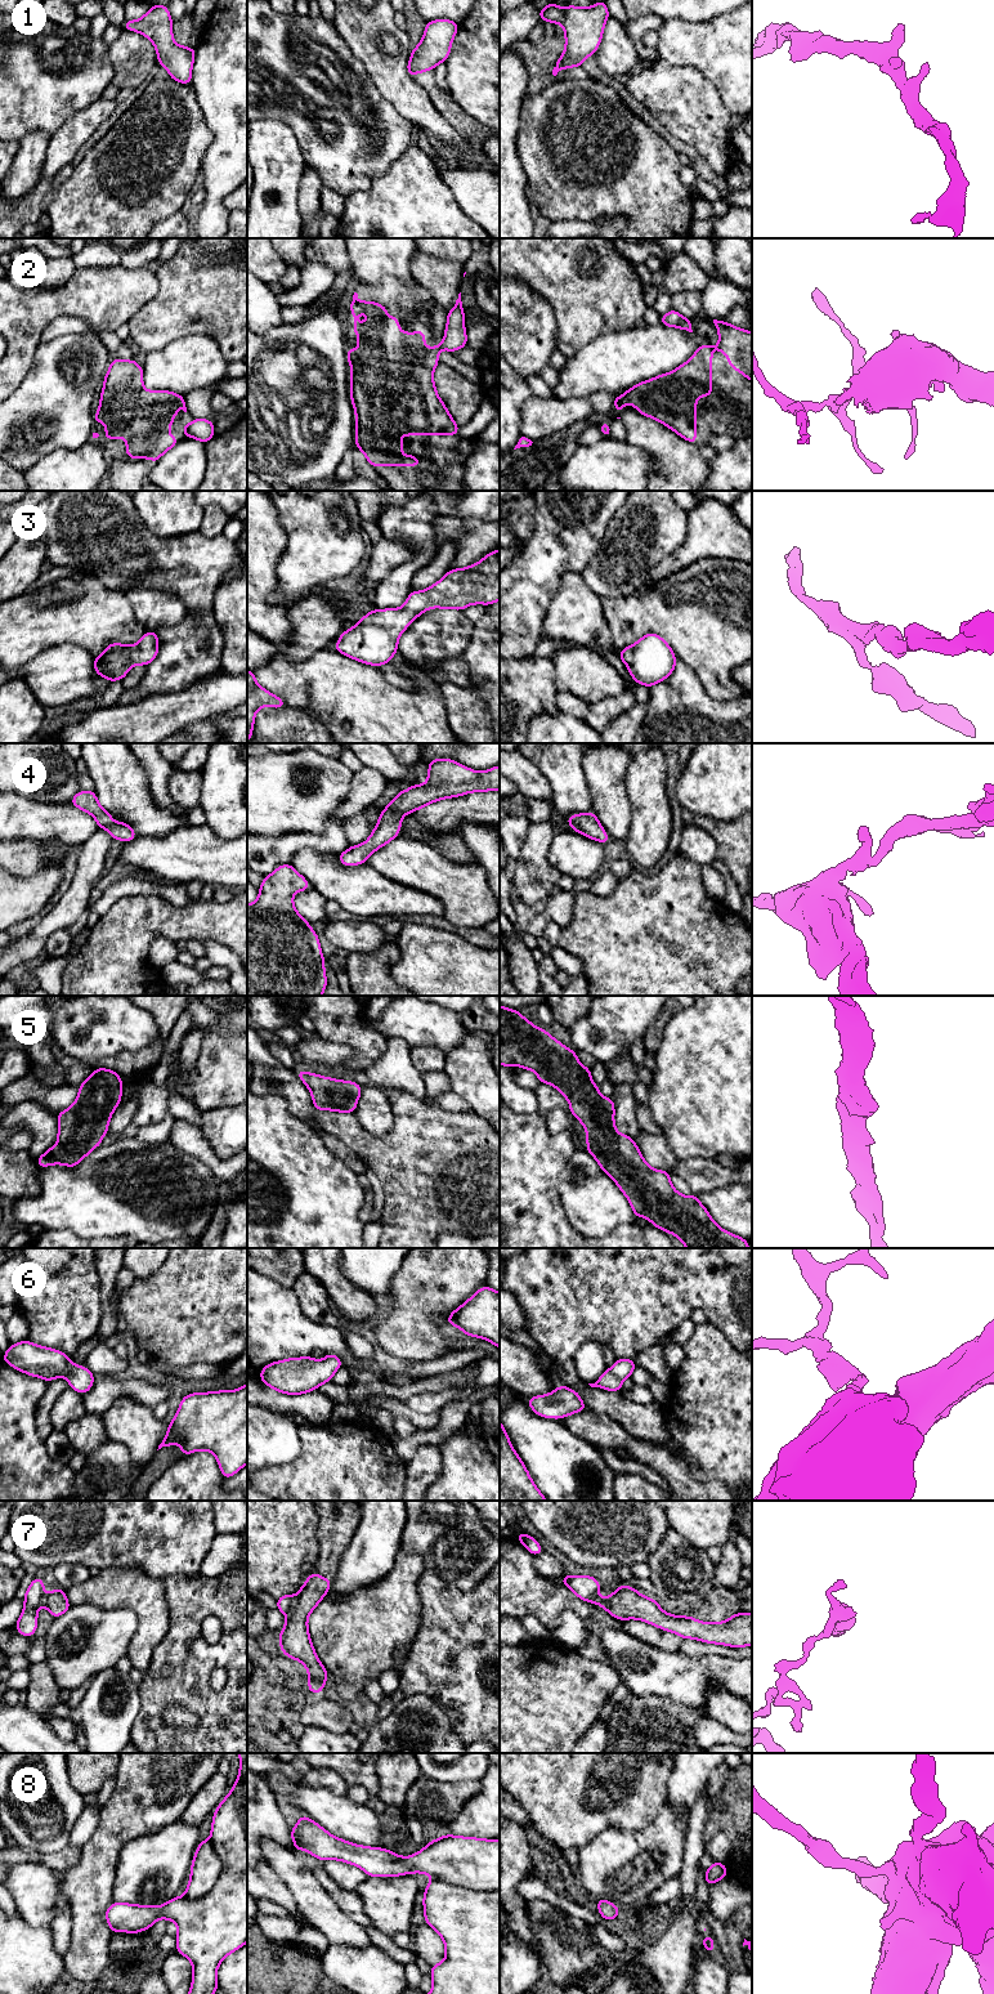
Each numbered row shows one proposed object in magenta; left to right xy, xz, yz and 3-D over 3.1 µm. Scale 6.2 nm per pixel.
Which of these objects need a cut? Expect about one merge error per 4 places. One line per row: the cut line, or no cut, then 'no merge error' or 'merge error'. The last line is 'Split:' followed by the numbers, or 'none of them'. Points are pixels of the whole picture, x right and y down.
1: no cut | no merge error
2: xz (440, 344), (443, 348) | merge error
3: no cut | no merge error
4: no cut | no merge error
5: no cut | no merge error
6: no cut | no merge error
7: xz (296, 1596), (287, 1615) | merge error
8: no cut | no merge error
Split: 2, 7

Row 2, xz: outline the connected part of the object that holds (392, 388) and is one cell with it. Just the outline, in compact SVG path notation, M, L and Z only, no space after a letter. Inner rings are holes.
M354 292L353 301L349 307L349 310L353 313L353 331L358 335L358 350L354 352L352 348L346 348L348 363L352 366L353 371L350 374L350 398L353 408L355 411L355 447L359 448L367 461L375 466L420 466L421 460L412 455L402 455L399 451L403 448L403 442L399 439L402 435L458 435L458 425L452 419L448 412L444 402L439 398L436 388L433 379L433 372L439 363L438 354L443 349L443 345L439 343L434 348L425 347L425 331L421 328L418 332L402 332L399 330L399 318L398 317L386 317L385 313L389 310L388 307L381 307L377 301L359 301L358 294ZM366 312L368 319L359 326L358 314Z

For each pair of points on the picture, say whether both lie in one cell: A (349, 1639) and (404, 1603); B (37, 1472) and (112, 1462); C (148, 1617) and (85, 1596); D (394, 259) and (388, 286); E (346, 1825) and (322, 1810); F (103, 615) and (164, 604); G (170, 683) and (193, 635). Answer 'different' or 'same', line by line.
A: same
B: different
C: same
D: different
E: same
F: different
G: same

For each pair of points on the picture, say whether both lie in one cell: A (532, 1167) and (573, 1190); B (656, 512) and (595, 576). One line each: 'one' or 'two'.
A: two
B: one

